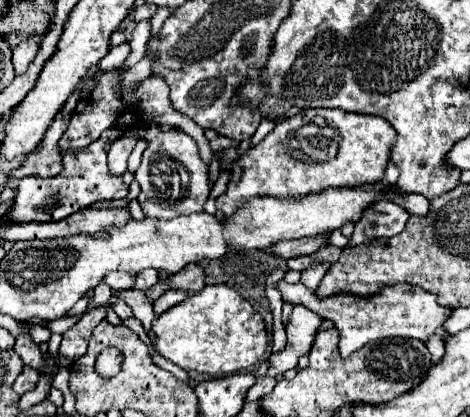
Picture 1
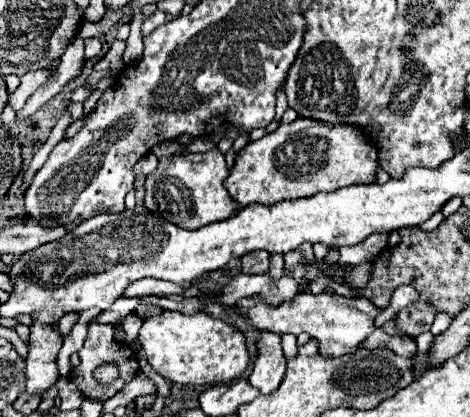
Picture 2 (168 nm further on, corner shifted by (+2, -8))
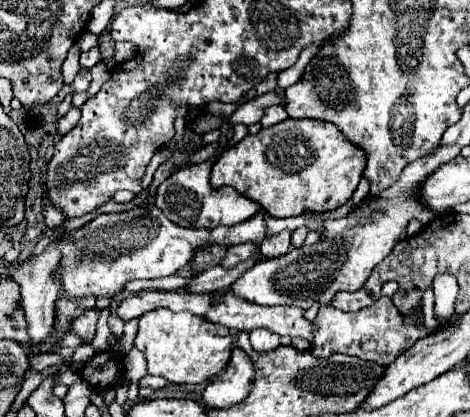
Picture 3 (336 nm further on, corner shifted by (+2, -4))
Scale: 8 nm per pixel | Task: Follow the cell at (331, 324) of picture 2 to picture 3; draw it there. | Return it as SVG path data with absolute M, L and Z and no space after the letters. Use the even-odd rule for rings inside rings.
M216 292L214 294L218 298L218 302L214 304L214 308L210 308L210 312L204 316L210 322L218 322L224 324L230 330L246 330L252 332L256 328L266 328L278 336L302 336L306 340L312 342L314 338L314 322L304 318L304 310L302 308L294 308L294 306L270 306L270 308L262 308L258 304L250 304L246 300L238 300L236 296L230 296L230 292Z

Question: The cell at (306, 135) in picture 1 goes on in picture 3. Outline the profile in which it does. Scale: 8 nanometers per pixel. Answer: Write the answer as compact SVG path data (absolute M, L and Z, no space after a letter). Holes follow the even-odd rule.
M288 118L272 128L262 128L254 136L246 136L242 142L232 146L230 150L224 150L222 156L212 166L212 186L232 186L242 196L258 202L264 210L268 210L270 216L286 218L286 216L298 216L304 210L318 210L318 208L338 208L346 204L356 190L362 172L366 168L366 152L352 142L348 142L342 132L322 120L294 120Z

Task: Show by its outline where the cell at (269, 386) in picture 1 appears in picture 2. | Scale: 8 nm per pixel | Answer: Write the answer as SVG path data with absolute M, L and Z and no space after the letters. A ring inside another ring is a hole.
M260 334L256 340L258 356L252 366L250 382L262 394L274 394L286 372L286 358L282 354L278 334Z

